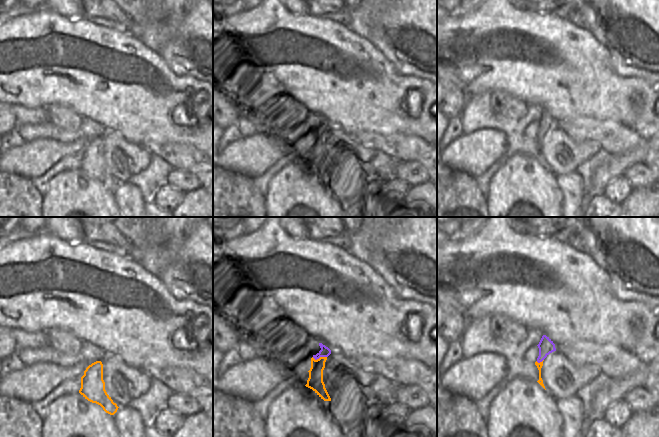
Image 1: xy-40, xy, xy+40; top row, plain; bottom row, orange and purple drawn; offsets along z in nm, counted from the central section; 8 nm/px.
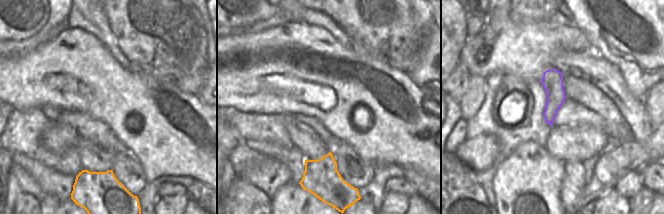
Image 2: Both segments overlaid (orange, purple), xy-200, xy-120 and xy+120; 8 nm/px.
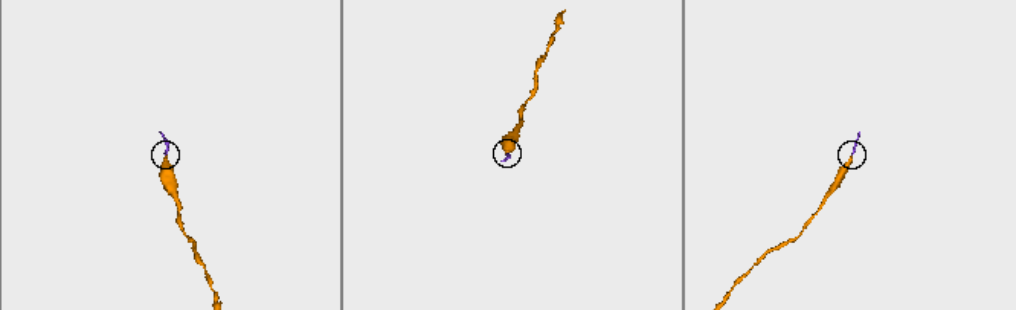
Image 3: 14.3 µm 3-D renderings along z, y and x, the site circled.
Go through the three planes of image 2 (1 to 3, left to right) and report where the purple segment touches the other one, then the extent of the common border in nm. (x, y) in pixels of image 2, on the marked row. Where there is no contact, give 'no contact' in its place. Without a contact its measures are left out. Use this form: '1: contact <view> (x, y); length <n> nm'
1: no contact
2: no contact
3: no contact

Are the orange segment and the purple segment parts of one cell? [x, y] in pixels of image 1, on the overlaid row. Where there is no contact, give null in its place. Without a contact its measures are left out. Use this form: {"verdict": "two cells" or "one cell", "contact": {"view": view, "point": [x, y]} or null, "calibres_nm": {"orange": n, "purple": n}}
{"verdict": "one cell", "contact": {"view": "xy", "point": [320, 357]}, "calibres_nm": {"orange": 130, "purple": 80}}

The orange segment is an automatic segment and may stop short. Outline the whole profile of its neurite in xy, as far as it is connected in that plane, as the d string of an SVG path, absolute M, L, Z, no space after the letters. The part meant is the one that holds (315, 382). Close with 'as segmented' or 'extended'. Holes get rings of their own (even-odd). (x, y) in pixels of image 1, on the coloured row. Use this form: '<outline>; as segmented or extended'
M319 343L319 346L321 350L311 358L311 368L308 371L309 378L305 386L312 389L324 401L331 401L323 382L325 362L331 354L331 350L322 343Z; extended

